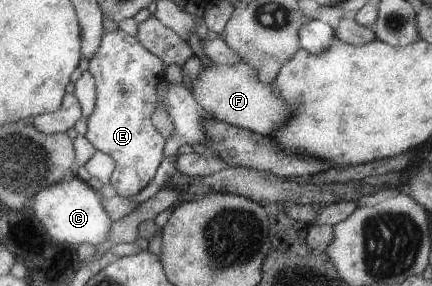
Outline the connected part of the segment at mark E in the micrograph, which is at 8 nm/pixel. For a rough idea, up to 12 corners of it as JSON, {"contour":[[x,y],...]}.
{"contour":[[103,32],[89,60],[85,136],[115,160],[107,191],[135,197],[165,156],[151,122],[163,61]]}

